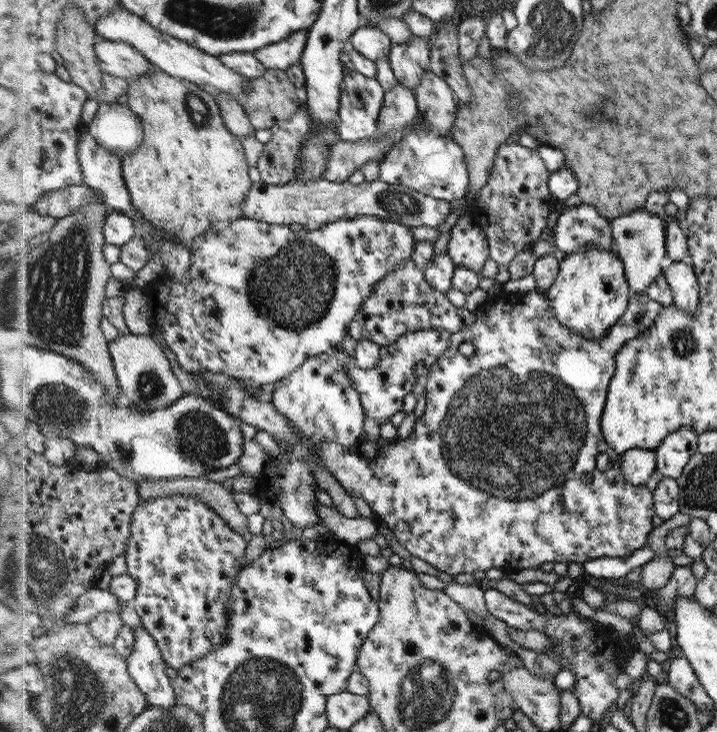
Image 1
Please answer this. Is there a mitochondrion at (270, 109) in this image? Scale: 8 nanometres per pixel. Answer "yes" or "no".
no

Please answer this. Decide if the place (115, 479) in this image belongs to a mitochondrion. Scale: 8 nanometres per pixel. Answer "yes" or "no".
no

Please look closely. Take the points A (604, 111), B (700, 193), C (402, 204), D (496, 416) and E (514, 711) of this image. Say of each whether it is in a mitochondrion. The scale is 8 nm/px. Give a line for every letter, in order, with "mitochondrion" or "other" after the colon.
A: mitochondrion
B: other
C: mitochondrion
D: mitochondrion
E: other

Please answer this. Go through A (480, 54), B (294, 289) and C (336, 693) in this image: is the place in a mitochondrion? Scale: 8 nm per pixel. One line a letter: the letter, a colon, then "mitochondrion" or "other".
A: other
B: mitochondrion
C: other

